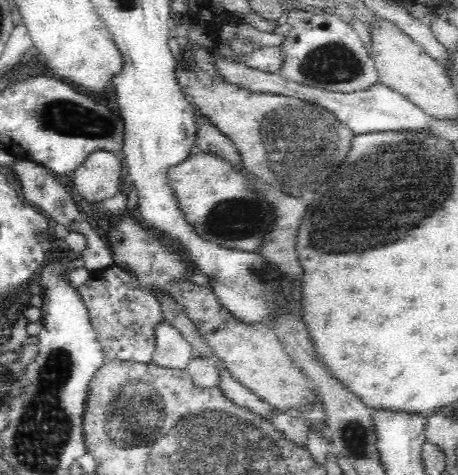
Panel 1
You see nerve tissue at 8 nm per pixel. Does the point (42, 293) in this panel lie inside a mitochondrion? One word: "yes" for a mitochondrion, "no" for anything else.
no

